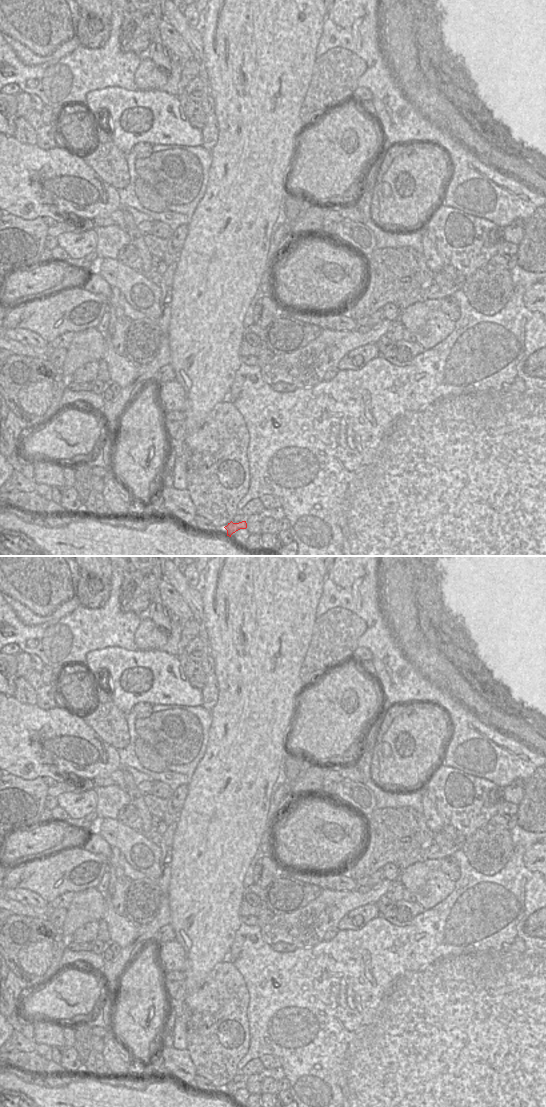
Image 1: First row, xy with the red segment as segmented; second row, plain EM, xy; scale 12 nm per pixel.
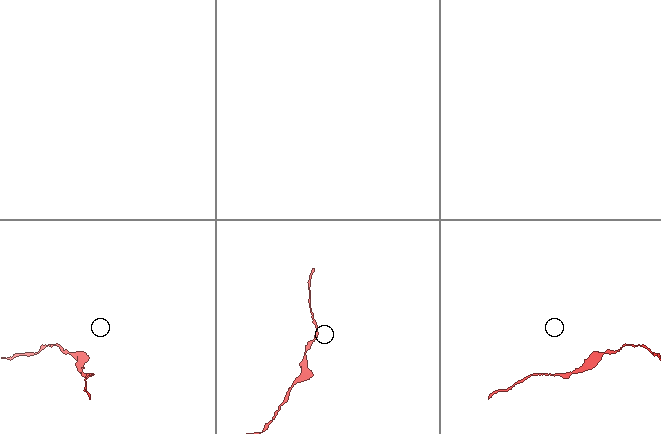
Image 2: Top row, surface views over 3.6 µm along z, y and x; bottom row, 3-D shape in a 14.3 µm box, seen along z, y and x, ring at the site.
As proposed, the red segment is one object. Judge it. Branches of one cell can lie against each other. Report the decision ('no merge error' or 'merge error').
no merge error

